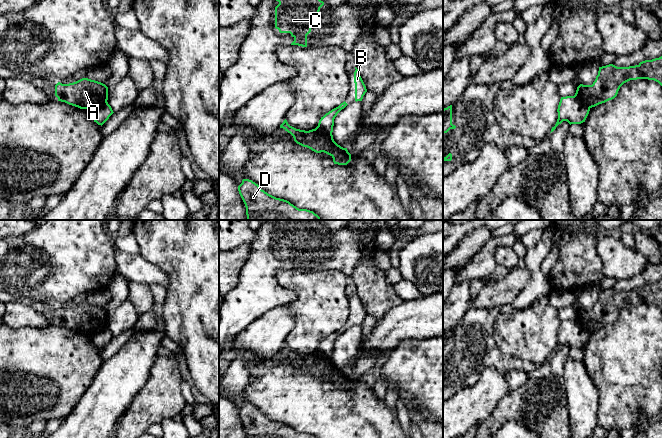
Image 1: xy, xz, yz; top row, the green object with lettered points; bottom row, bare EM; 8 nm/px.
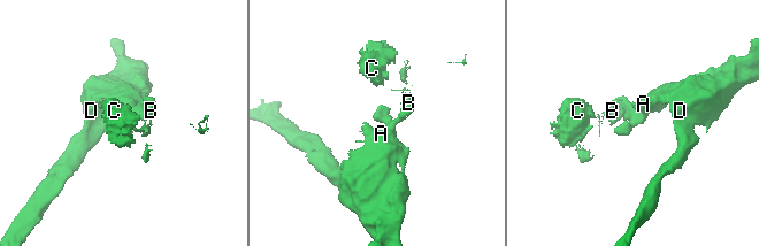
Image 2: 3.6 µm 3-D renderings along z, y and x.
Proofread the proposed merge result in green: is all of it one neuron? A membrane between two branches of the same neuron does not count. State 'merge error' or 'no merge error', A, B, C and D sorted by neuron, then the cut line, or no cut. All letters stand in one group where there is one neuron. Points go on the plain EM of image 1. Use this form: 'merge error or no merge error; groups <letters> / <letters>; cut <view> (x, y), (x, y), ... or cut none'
merge error; groups A D / B C; cut xz (316, 351), (323, 354), (333, 364)

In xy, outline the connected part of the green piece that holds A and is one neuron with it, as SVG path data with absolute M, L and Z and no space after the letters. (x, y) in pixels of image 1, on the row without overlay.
M88 302L69 308L58 306L55 309L55 320L58 325L92 335L107 326L108 311Z

